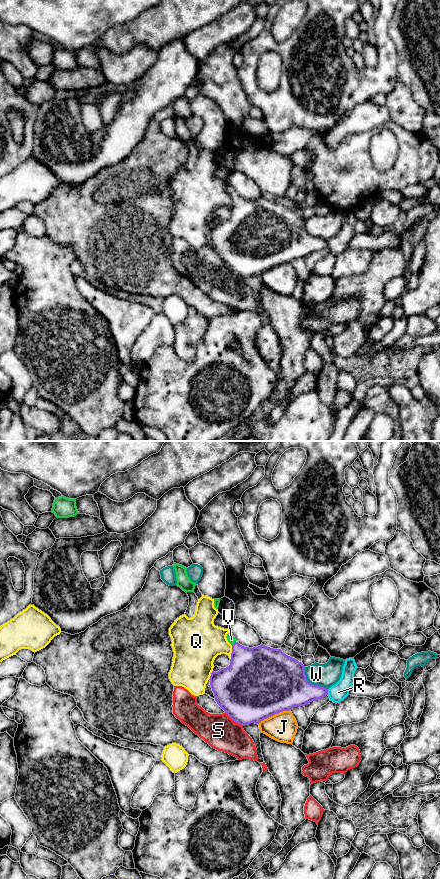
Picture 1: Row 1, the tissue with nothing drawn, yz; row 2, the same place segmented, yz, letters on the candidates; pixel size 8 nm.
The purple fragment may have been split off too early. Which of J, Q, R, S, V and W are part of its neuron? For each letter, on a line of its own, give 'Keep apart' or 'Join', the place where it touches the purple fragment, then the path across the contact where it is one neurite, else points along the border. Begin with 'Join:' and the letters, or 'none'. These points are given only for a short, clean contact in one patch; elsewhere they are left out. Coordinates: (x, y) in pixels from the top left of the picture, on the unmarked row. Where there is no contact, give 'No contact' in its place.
Join: V
J: Keep apart. Touches purple at yz (273, 266)
Q: Keep apart. Touches purple at yz (232, 204)
R: Keep apart. Touches purple at yz (327, 244)
S: Keep apart. Touches purple at yz (234, 273). Boundary: yz (225, 264), (242, 278)
V: Join. Touches purple at yz (234, 195). Path across: yz (251, 221), (241, 209), (234, 195), (231, 191)
W: Keep apart. Touches purple at yz (310, 235)

